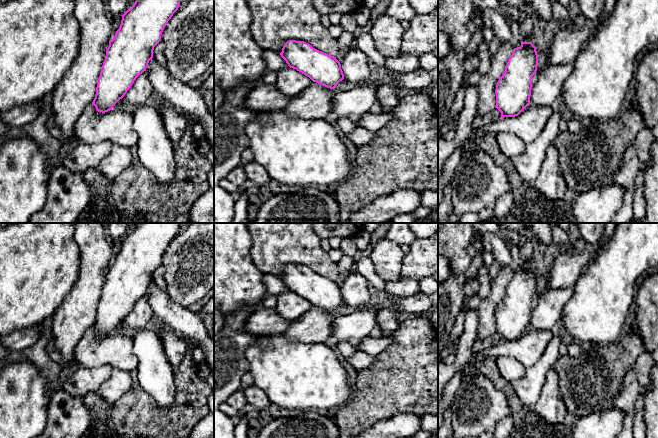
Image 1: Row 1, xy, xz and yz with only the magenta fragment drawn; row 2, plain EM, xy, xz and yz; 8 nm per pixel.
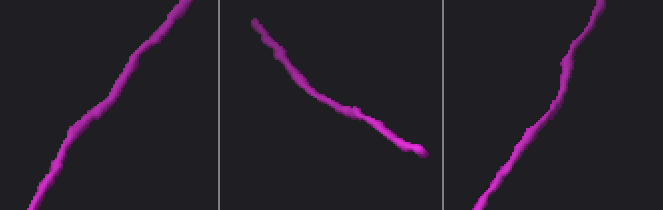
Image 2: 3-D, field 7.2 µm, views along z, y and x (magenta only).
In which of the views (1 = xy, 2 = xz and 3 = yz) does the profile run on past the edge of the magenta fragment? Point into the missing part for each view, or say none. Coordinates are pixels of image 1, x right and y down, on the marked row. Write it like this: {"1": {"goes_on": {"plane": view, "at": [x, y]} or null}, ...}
{"1": {"goes_on": null}, "2": {"goes_on": null}, "3": {"goes_on": null}}

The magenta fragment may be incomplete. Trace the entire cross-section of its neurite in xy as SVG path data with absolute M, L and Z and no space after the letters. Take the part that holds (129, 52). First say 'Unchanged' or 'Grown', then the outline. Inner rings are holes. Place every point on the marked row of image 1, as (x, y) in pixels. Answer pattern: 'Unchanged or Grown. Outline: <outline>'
Unchanged. Outline: M136 0L123 15L119 29L109 41L106 56L97 80L92 104L98 112L108 112L122 99L136 78L146 71L153 58L154 47L161 41L162 32L178 10L181 0Z

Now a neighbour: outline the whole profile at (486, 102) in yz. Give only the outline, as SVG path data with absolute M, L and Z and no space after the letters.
M505 43L500 45L497 53L491 60L490 68L485 75L480 76L478 86L478 100L475 118L486 116L495 109L496 84L505 71L505 66L513 52L513 45Z

